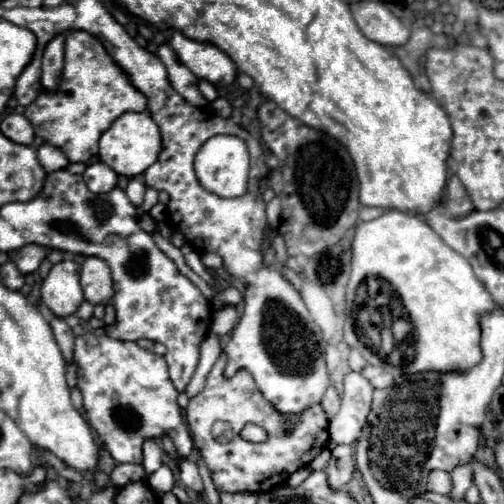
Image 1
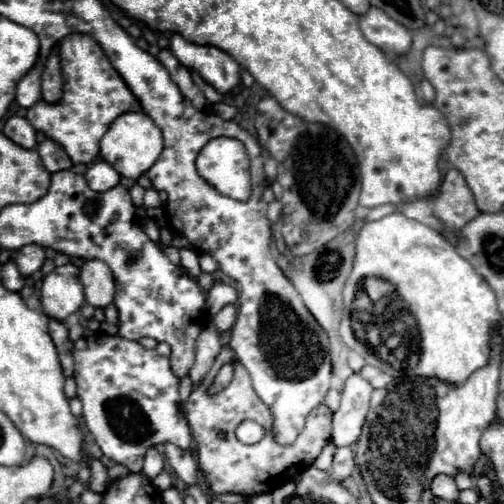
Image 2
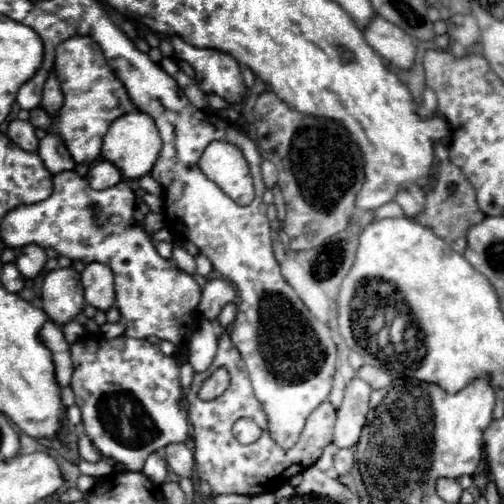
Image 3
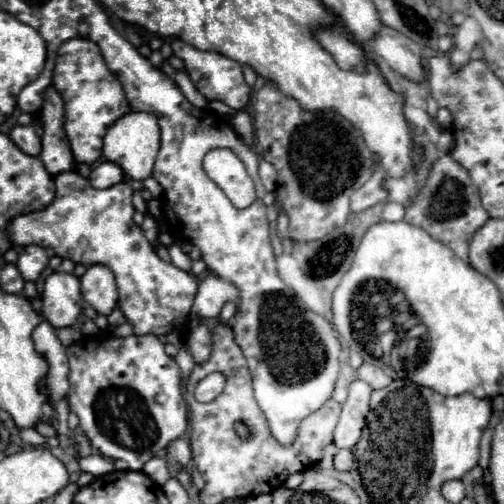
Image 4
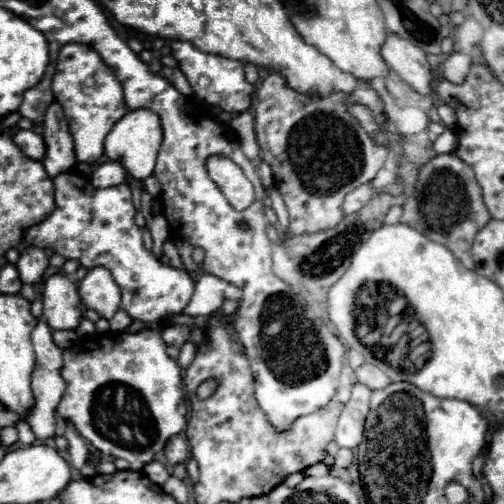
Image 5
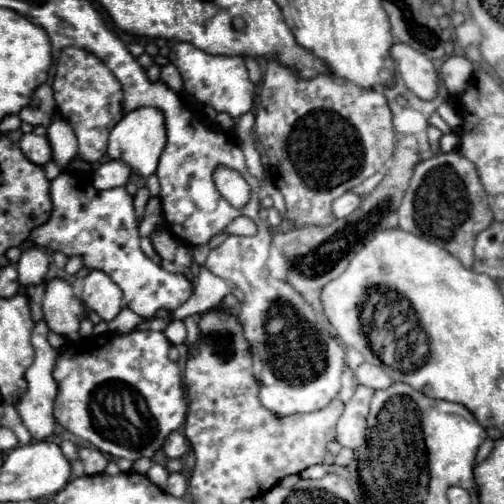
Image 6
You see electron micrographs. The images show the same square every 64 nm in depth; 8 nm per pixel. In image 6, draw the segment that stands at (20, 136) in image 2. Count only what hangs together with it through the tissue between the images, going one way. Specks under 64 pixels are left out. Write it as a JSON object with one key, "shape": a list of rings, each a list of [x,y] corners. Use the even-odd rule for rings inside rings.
{"shape":[[[34,132],[24,134],[20,140],[20,148],[24,156],[34,162],[36,166],[46,166],[52,160],[52,148],[46,136],[38,136]]]}

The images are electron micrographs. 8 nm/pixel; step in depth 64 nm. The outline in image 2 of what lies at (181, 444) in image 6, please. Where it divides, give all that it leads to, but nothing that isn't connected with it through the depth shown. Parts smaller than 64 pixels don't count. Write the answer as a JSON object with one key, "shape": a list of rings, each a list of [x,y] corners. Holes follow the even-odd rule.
{"shape":[[[166,444],[166,458],[182,482],[186,482],[186,484],[198,482],[198,464],[190,450],[182,450],[174,444]]]}

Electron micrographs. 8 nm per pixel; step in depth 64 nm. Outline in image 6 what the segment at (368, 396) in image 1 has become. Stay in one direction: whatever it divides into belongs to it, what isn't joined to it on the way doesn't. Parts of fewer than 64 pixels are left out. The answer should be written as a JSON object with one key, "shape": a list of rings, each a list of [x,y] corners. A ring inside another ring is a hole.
{"shape":[[[358,386],[356,394],[348,400],[344,414],[338,422],[338,442],[346,448],[360,448],[364,444],[366,436],[366,416],[368,416],[368,406],[374,390],[366,386]]]}

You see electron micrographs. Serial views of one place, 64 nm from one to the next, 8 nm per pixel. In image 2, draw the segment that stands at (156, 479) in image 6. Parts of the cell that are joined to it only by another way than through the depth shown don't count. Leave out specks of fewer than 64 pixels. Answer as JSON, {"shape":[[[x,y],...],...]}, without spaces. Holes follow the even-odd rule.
{"shape":[[[150,448],[148,454],[146,454],[146,458],[144,458],[142,474],[148,476],[150,480],[154,480],[162,472],[164,472],[164,456],[156,448]]]}

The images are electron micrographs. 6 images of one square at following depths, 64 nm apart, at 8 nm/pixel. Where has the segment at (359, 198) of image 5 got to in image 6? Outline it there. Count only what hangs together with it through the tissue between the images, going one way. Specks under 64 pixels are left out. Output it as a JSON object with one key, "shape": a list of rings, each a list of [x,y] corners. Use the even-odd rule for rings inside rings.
{"shape":[[[346,192],[344,196],[340,196],[340,198],[336,198],[336,200],[332,202],[332,214],[334,214],[336,218],[344,218],[344,216],[348,216],[350,212],[354,212],[354,210],[358,208],[360,200],[362,200],[362,196],[356,196],[356,194]]]}

